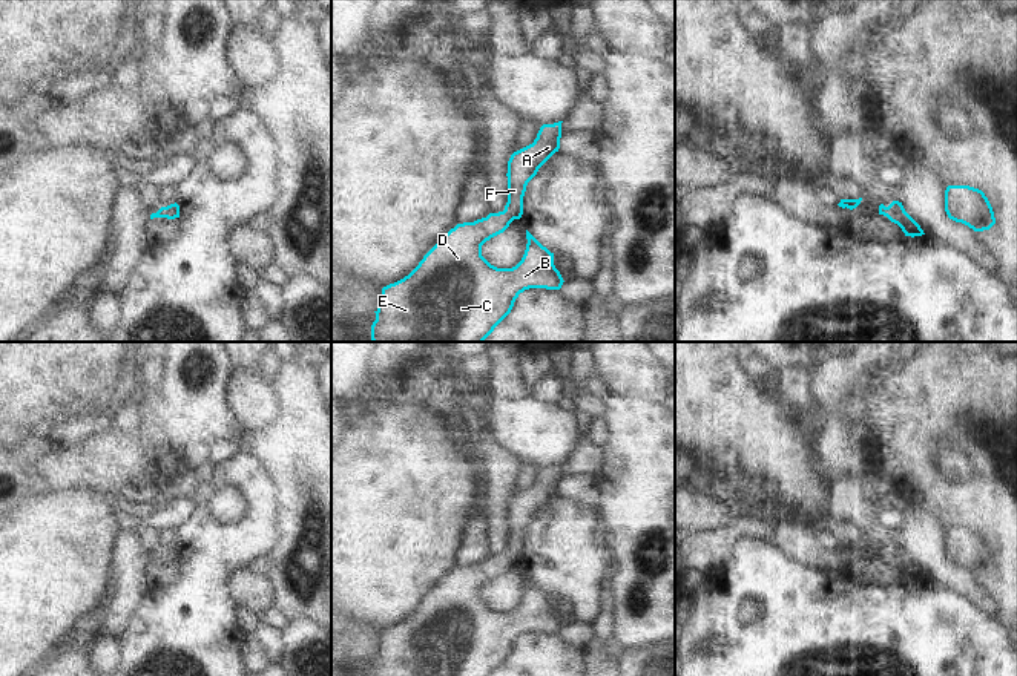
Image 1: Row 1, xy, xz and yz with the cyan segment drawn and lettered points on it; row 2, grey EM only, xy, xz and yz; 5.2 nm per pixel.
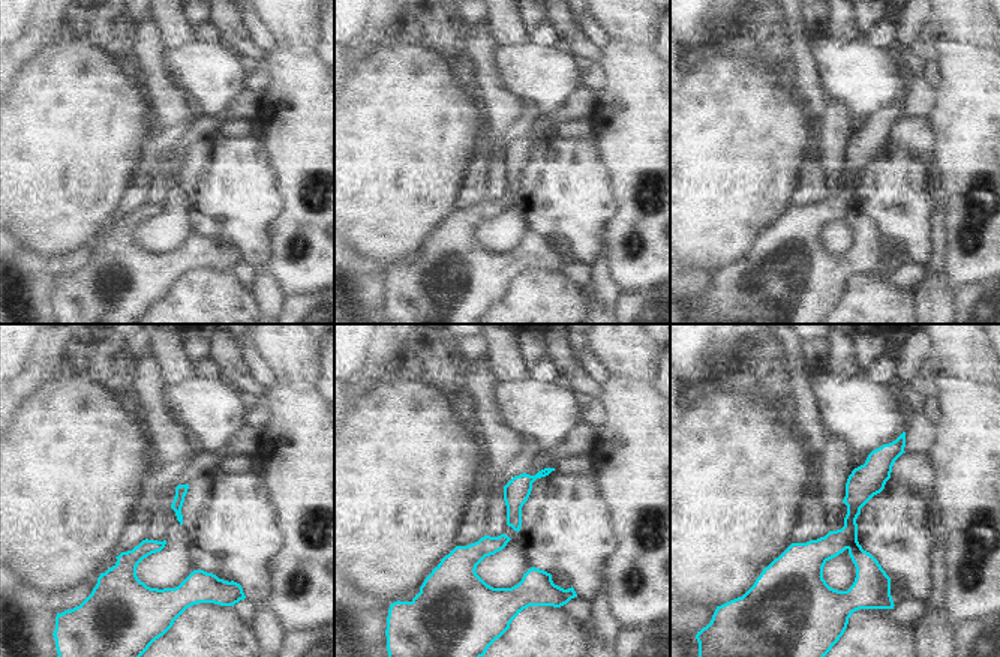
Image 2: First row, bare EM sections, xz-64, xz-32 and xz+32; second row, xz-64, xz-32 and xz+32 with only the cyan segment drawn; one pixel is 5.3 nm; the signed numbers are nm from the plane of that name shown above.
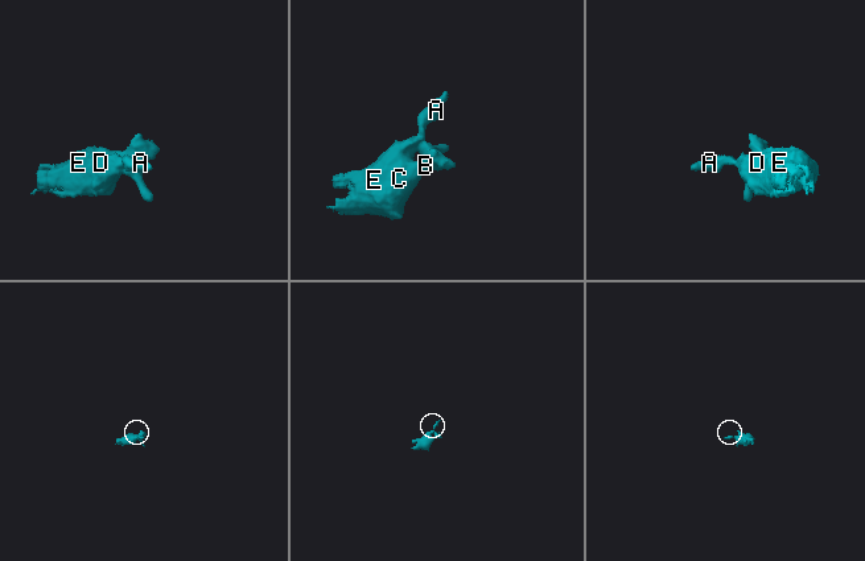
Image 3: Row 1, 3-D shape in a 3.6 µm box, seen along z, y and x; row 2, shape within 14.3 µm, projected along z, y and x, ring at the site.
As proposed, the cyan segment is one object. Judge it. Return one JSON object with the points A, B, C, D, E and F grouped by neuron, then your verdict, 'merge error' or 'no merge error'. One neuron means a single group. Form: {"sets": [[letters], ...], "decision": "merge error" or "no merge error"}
{"sets": [["A", "B", "C", "D", "E", "F"]], "decision": "no merge error"}

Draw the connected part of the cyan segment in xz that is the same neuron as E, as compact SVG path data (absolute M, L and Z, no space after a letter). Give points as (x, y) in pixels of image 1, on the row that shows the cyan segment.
M561 123L543 124L532 144L514 152L508 161L508 202L503 212L474 222L457 224L423 256L403 279L382 288L371 325L373 342L483 342L511 313L520 293L529 288L560 290L563 277L554 265L554 253L526 230L526 250L512 268L497 268L482 256L482 245L503 233L523 215L528 182L560 149Z

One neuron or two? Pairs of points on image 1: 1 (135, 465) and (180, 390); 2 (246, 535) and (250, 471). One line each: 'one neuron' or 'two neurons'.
1: one neuron
2: one neuron

